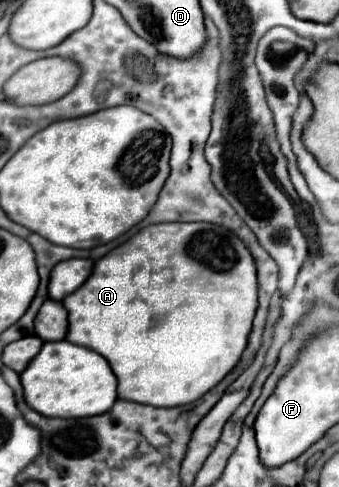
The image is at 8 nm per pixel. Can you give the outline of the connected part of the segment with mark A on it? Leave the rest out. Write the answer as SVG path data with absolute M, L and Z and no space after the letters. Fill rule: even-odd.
M159 223L101 257L91 277L63 299L69 311L67 341L89 347L109 361L118 381L118 398L155 407L193 403L213 389L241 359L257 311L257 267L251 251L233 231L213 223ZM219 263L219 271L203 265Z

